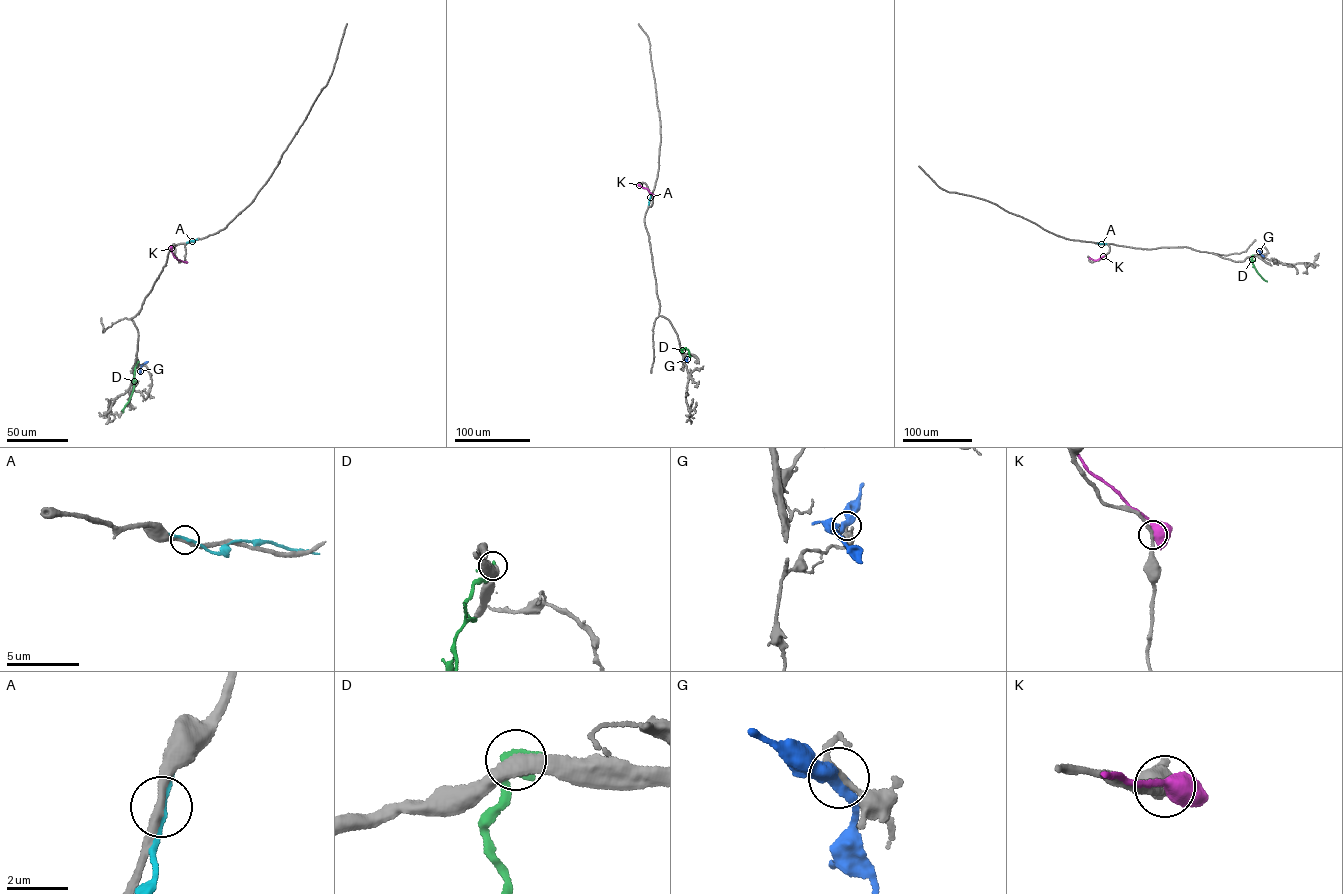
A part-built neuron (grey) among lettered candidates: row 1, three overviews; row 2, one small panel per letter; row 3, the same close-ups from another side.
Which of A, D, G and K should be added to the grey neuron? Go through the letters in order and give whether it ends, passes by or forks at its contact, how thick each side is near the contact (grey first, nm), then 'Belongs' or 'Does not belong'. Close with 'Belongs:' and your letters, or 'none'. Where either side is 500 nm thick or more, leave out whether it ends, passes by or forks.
A: It passes by. Thickness 280 nm (grey) against 160 nm. Does not belong
D: It passes by. Thickness 460 nm (grey) against 240 nm. Belongs
G: It passes by. Thickness 160 nm (grey) against 440 nm. Does not belong
K: It forks there. Thickness 220 nm (grey) against 440 nm. Does not belong
Belongs: D

